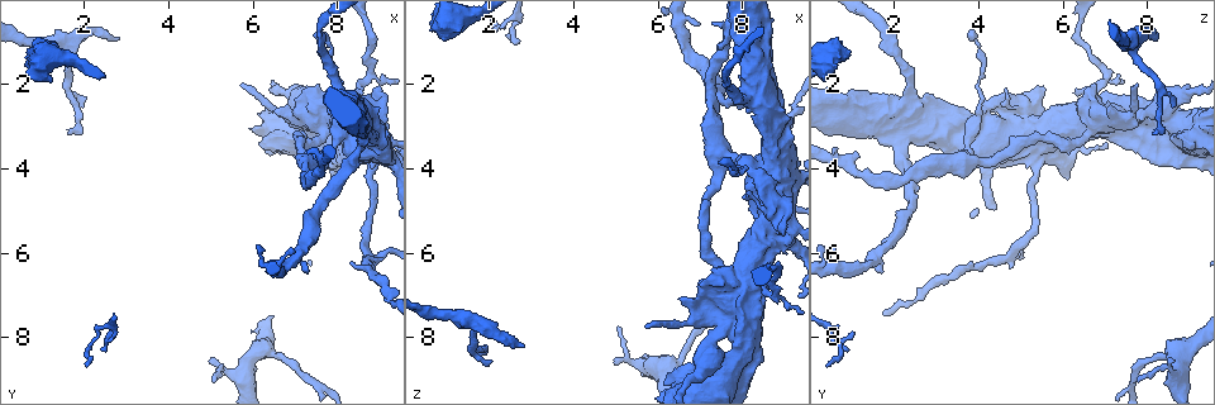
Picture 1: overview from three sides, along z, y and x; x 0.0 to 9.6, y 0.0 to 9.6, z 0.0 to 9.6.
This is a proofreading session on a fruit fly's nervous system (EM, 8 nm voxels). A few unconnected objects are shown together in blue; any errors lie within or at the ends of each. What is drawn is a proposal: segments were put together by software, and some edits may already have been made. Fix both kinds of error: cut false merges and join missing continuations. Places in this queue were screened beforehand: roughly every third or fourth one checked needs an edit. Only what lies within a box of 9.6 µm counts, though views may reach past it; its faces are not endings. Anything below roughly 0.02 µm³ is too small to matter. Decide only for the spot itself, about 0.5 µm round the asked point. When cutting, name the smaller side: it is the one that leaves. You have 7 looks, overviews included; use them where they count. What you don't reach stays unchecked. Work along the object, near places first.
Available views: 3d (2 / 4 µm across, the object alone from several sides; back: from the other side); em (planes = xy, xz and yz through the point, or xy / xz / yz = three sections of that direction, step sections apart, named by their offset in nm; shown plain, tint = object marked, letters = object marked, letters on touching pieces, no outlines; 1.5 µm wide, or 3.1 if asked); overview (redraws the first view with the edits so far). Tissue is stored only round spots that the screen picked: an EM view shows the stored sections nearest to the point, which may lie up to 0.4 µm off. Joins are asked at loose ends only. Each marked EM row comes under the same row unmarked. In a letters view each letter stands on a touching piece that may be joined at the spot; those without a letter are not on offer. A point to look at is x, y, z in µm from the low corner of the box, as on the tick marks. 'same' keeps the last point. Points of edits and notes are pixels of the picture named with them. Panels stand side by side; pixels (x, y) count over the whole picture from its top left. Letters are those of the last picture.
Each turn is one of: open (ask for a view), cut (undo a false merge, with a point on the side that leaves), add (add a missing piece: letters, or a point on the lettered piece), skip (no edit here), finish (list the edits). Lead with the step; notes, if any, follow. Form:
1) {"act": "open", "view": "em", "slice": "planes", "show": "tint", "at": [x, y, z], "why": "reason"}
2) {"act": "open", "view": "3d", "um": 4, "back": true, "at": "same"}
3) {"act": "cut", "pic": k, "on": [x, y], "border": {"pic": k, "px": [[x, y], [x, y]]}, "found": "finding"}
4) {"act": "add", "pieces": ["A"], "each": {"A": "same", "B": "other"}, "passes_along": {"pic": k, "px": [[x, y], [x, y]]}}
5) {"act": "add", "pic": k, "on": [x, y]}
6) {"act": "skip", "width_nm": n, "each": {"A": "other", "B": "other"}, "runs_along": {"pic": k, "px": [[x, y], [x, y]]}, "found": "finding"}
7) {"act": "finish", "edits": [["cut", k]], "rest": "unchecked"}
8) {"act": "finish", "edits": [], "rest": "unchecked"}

{"act": "open", "view": "em", "slice": "planes", "show": "tint", "at": [7.60, 3.85, 3.65], "why": "three-way junction"}

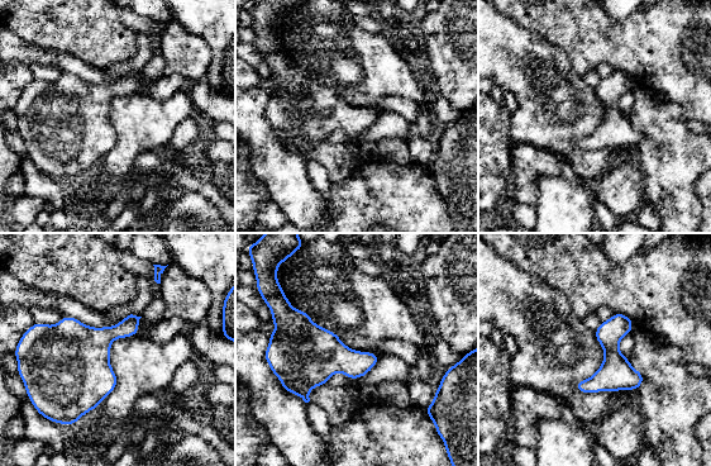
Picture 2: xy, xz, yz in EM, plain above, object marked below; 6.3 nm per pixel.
{"act": "open", "view": "em", "slice": "planes", "show": "letters", "at": "same", "why": "see the neighbours"}

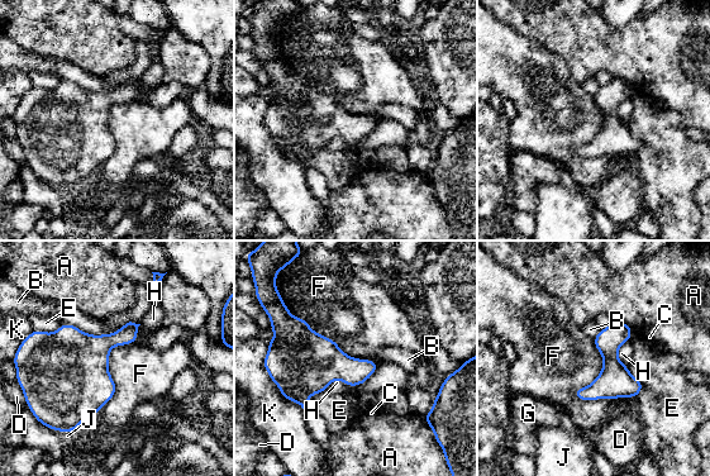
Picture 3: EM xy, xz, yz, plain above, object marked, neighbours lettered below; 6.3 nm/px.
{"act": "skip", "each": {"A": "other", "B": "other", "C": "other", "D": "other", "E": "other", "F": "other", "G": "other", "H": "other", "J": "other", "K": "other"}, "border": {"pic": 3, "px": [[592, 339], [635, 398]]}, "found": "one neuron here"}

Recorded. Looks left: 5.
{"act": "open", "view": "3d", "um": 2, "back": true, "at": [7.45, 0.80, 3.80], "why": "long arm stops here"}

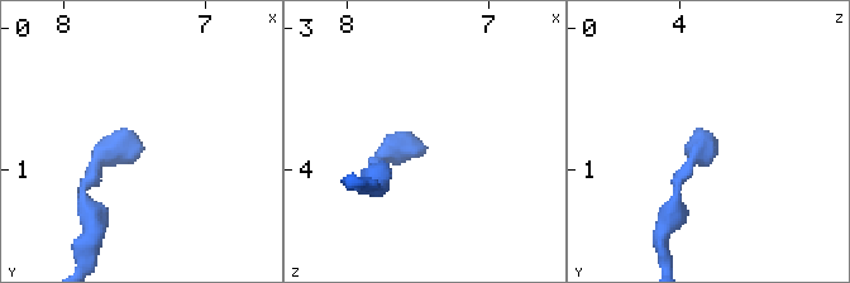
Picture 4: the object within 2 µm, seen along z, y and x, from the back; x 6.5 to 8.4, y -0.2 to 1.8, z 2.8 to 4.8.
{"act": "open", "view": "em", "slice": "planes", "show": "letters", "at": [7.46, 0.84, 3.82]}

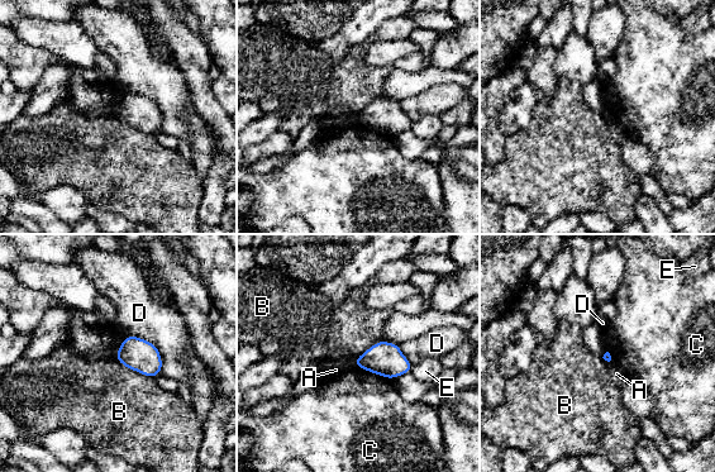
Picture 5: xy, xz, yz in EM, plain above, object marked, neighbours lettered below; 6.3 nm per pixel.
{"act": "skip", "longest_contact_nm": ["D", 340], "each": {"A": "other", "B": "other", "C": "other", "D": "other", "E": "other"}, "border": {"pic": 5, "px": [[114, 356], [124, 366], [153, 377]]}, "found": "no lettered piece goes on from it"}

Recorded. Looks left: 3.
{"act": "open", "view": "em", "slice": "planes", "show": "tint", "at": [2.80, 0.90, 8.25], "why": "branch stops here"}

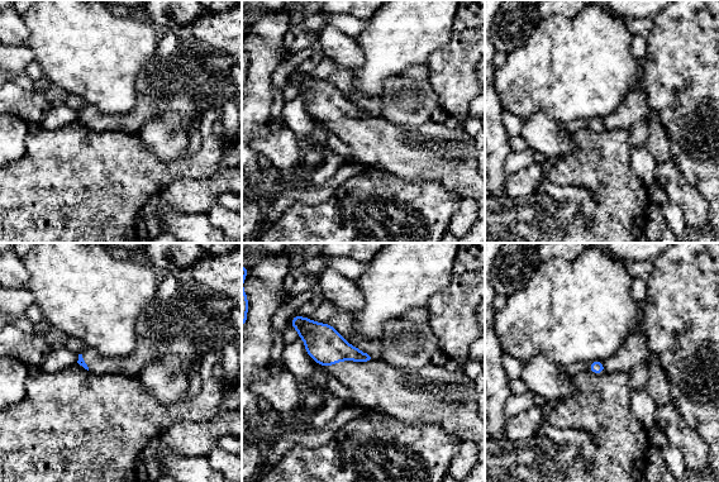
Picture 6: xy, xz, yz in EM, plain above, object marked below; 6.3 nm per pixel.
{"act": "open", "view": "em", "slice": "planes", "show": "letters", "at": "same"}

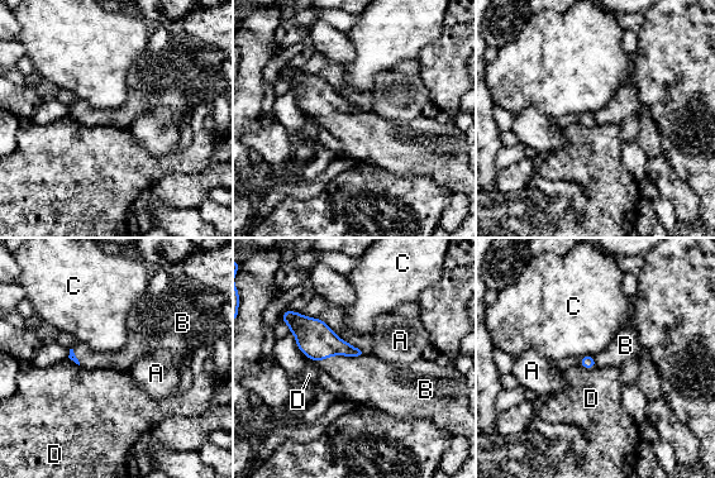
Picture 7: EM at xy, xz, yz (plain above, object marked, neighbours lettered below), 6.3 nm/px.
{"act": "add", "pieces": ["B"], "each": {"A": "other", "B": "same", "C": "other", "D": "other"}, "passes_along": {"pic": 7, "px": [[314, 338], [339, 354], [366, 379]]}, "found": "the neuron continues"}

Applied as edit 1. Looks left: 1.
{"act": "finish", "edits": [["add", 7]], "rest": "unchecked"}

